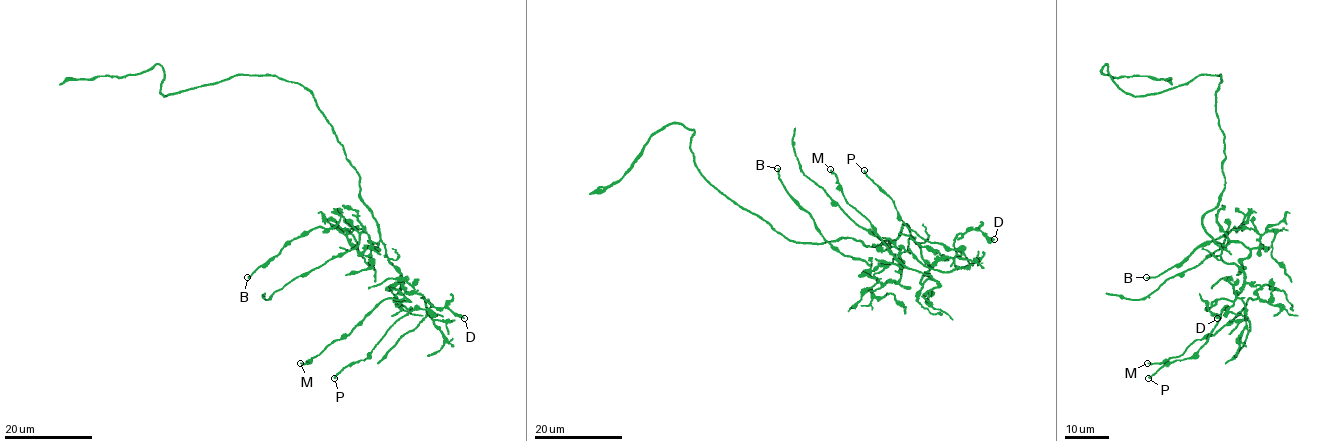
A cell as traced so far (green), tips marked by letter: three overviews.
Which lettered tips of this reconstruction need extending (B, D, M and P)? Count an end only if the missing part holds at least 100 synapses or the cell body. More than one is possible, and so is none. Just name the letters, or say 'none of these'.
none of these

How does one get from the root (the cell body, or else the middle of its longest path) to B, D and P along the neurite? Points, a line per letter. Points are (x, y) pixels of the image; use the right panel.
B: (1223, 133), (1225, 187), (1203, 227), (1223, 244), (1259, 252), (1247, 216), (1146, 277)
D: (1223, 133), (1225, 187), (1203, 227), (1244, 274), (1244, 287), (1207, 307), (1217, 318)
P: (1223, 133), (1225, 187), (1203, 227), (1220, 258), (1244, 274), (1244, 287), (1196, 353), (1148, 378)

